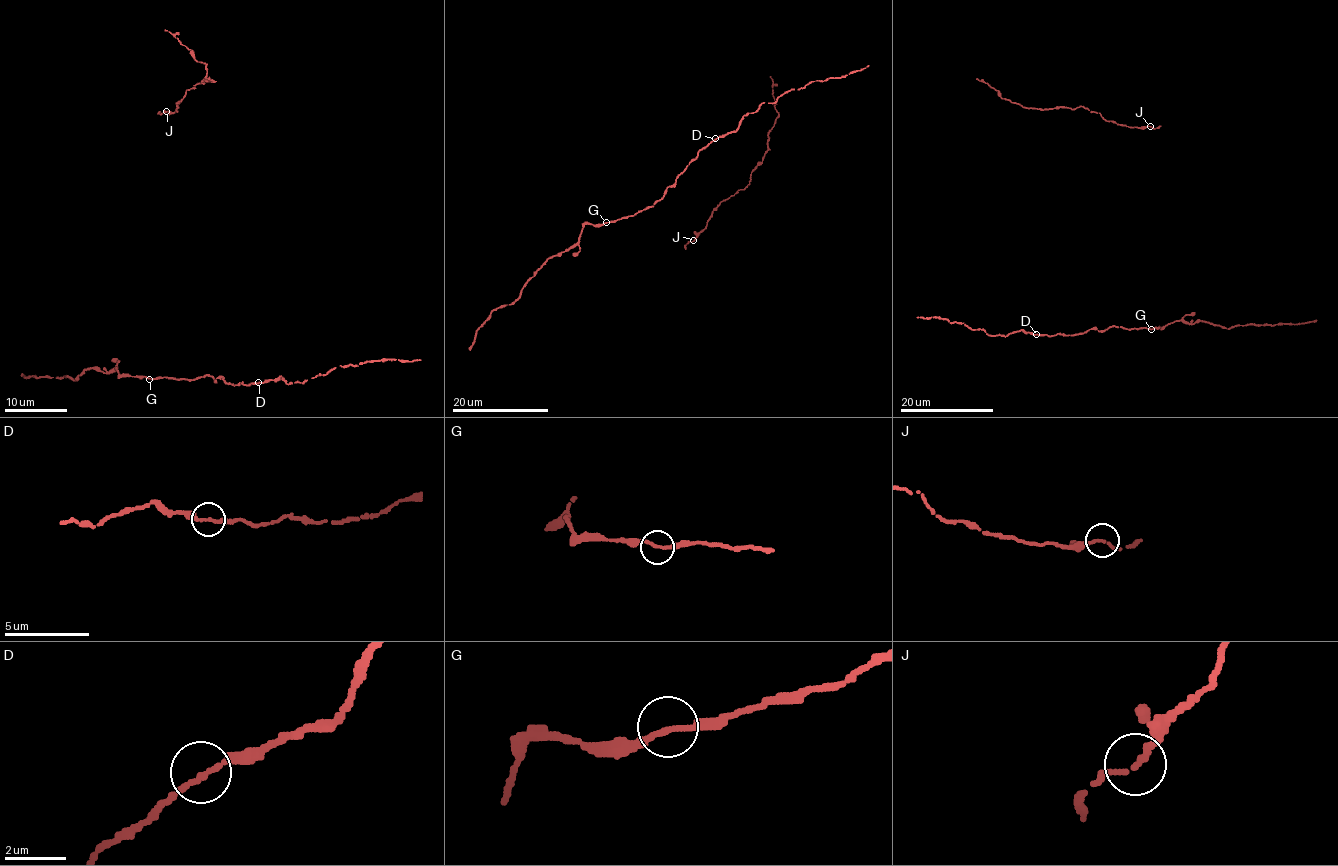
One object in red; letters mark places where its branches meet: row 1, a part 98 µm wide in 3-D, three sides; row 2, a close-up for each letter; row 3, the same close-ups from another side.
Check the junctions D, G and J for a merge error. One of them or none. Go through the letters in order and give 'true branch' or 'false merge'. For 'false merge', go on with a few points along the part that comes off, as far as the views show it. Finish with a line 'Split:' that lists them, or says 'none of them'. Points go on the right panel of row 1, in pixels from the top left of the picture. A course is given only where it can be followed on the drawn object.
D: true branch
G: true branch
J: true branch
Split: none of them

